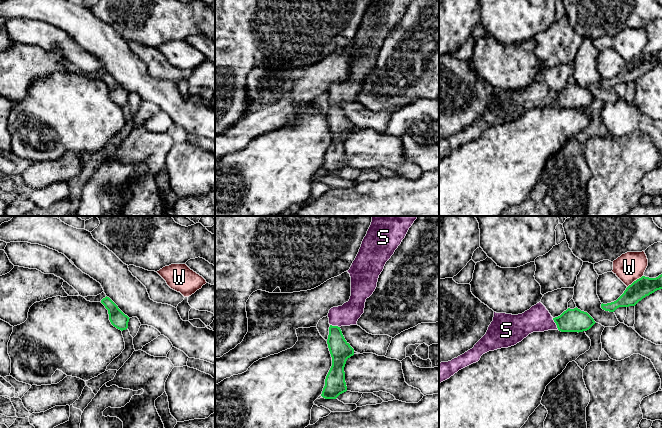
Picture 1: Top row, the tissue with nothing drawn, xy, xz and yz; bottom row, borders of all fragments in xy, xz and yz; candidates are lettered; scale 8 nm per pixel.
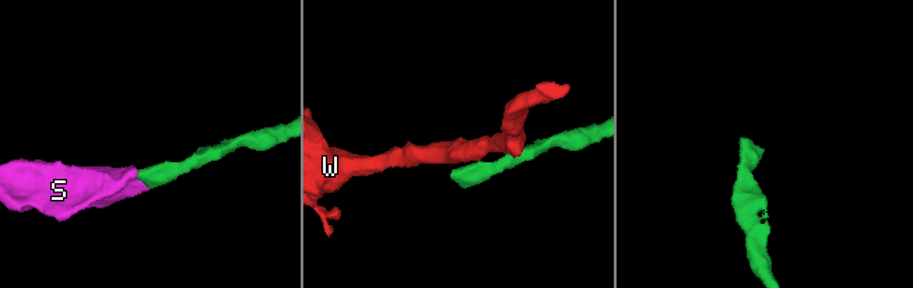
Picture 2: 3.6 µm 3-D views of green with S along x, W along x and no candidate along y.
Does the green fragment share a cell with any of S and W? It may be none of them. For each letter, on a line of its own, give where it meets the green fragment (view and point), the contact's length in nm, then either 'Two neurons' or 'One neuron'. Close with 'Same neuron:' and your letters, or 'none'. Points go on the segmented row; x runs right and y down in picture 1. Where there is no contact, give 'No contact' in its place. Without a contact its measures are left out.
S: Touches green at yz (556, 324). Shared border 110 nm. One neuron
W: Touches green at yz (636, 280). Shared border 170 nm. Two neurons
Same neuron: S

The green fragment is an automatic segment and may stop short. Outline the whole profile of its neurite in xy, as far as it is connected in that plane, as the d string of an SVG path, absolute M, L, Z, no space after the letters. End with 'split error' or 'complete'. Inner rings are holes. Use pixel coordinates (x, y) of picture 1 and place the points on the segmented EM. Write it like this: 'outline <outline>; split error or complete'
outline M106 296L103 298L101 303L108 310L111 324L121 331L126 330L130 318L125 315L109 297Z; complete

